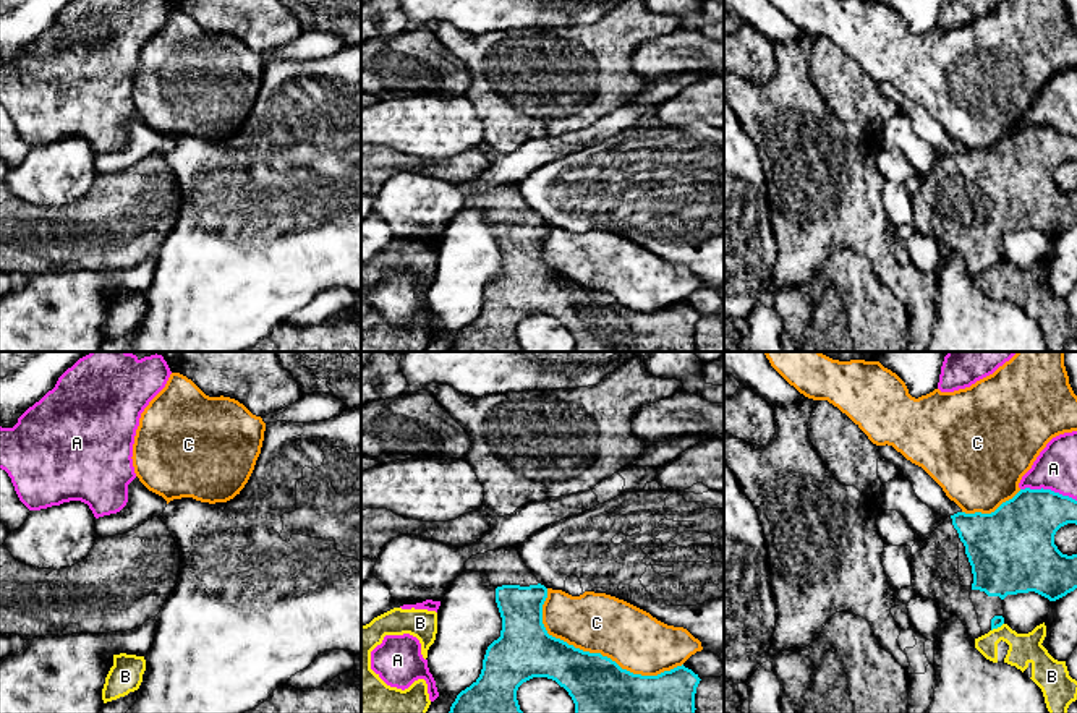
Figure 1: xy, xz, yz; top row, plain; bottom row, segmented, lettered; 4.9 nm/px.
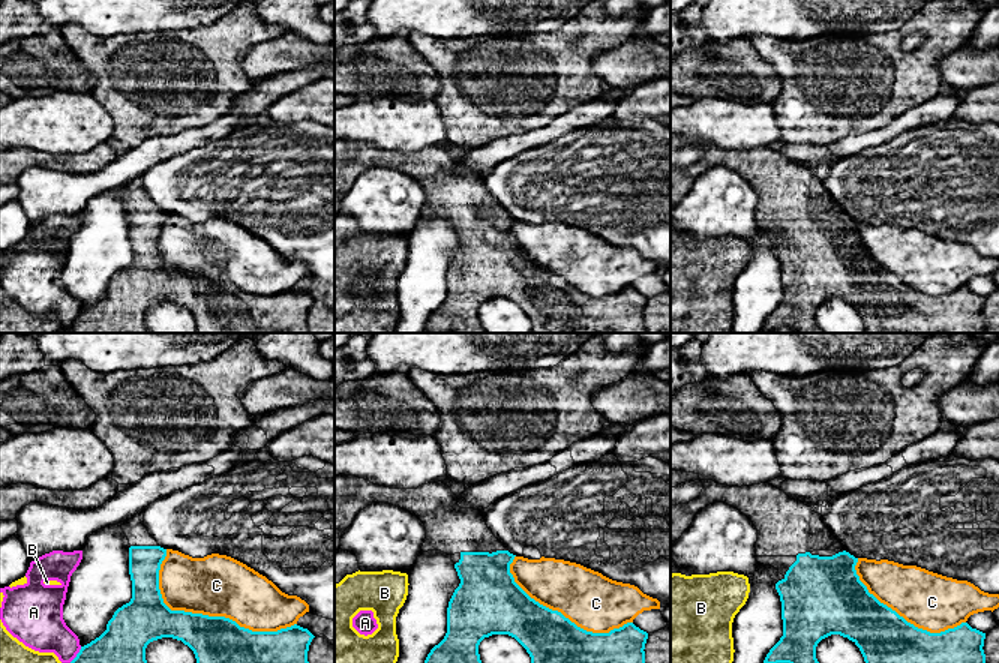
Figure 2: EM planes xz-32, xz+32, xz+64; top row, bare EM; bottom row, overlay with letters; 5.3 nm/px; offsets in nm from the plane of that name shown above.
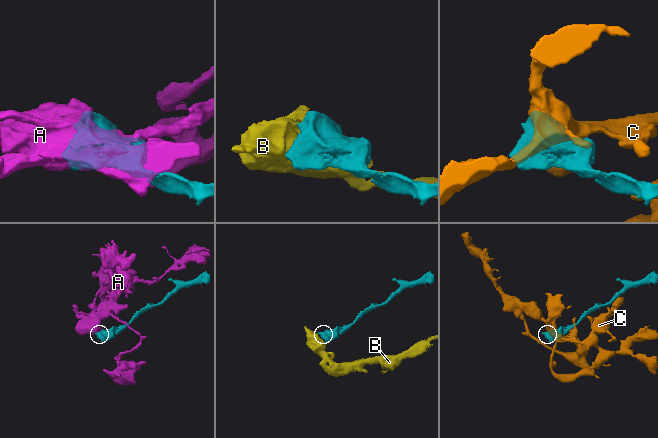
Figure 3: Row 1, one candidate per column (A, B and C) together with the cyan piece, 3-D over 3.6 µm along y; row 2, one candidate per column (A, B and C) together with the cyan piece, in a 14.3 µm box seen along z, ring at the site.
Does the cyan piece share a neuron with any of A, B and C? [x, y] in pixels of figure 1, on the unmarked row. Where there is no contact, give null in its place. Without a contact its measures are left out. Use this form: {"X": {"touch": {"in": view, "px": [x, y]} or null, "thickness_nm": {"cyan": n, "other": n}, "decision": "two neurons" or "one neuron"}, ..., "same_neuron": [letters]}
{"A": {"touch": {"in": "yz", "px": [1048, 127]}, "thickness_nm": {"cyan": 340, "other": 220}, "decision": "two neurons"}, "B": {"touch": {"in": "yz", "px": [996, 264]}, "thickness_nm": {"cyan": 60, "other": 150}, "decision": "two neurons"}, "C": {"touch": {"in": "xz", "px": [593, 290]}, "thickness_nm": {"cyan": 340, "other": 300}, "decision": "two neurons"}, "same_neuron": []}

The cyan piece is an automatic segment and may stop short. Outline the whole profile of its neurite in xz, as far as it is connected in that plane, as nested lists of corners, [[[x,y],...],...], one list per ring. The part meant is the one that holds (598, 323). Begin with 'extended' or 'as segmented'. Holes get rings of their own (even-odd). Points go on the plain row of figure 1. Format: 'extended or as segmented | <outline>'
as segmented | [[[541,220],[496,225],[500,274],[487,284],[479,314],[457,332],[449,352],[523,352],[517,327],[533,314],[547,314],[564,324],[575,340],[573,352],[695,352],[698,311],[683,301],[658,313],[633,311],[601,290],[583,288],[549,272],[543,261],[546,235],[547,225]]]

